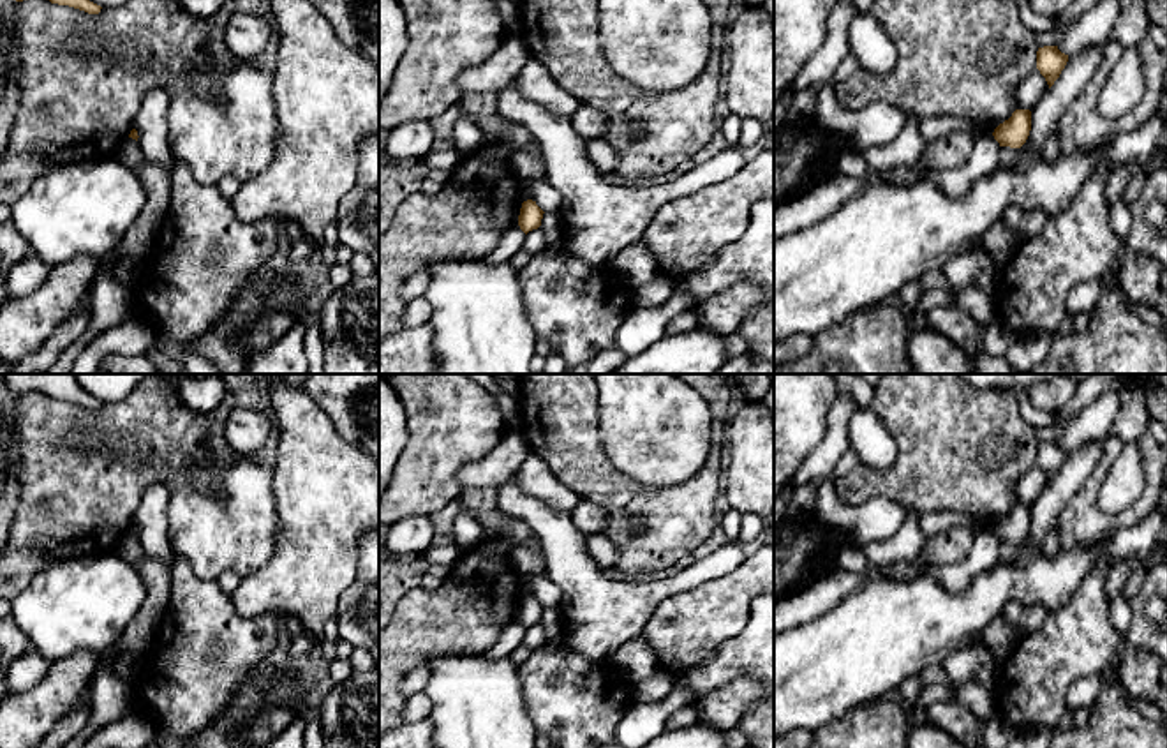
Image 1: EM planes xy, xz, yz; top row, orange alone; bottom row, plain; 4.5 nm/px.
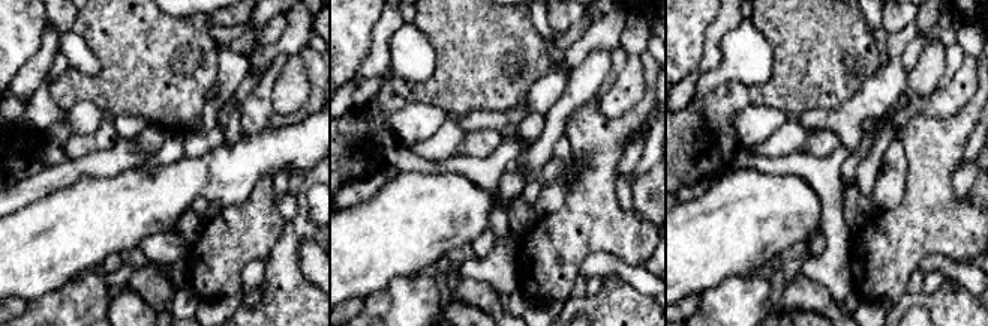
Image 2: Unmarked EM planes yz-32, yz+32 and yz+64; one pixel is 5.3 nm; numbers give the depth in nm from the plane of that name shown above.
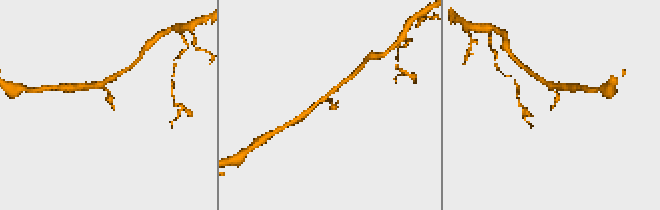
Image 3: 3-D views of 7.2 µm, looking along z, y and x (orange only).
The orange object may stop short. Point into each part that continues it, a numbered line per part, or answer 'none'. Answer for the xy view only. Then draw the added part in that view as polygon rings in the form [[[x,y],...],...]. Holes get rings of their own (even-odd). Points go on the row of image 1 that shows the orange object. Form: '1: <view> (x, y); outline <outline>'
none

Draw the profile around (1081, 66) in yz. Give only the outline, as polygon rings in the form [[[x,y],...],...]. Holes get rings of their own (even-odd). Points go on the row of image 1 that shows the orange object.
[[[1091,44],[1068,56],[1059,78],[1031,109],[1031,131],[1021,146],[1019,157],[1010,166],[1012,171],[1026,171],[1038,157],[1040,146],[1056,129],[1061,115],[1091,81],[1102,62],[1102,55],[1104,49],[1098,44]]]

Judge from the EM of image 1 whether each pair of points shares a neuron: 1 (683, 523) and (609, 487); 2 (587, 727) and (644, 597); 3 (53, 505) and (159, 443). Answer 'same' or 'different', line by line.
1: same
2: different
3: same

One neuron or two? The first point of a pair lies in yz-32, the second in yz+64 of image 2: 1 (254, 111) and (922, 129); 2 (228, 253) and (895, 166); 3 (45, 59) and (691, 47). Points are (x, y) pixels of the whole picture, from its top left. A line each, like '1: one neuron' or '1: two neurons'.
1: one neuron
2: two neurons
3: two neurons

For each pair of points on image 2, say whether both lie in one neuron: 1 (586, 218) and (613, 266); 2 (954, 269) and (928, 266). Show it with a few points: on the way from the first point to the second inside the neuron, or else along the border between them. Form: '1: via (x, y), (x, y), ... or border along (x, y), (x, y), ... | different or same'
1: border along (639, 266), (592, 253), (579, 274) | different
2: via (948, 266), (934, 266) | same

